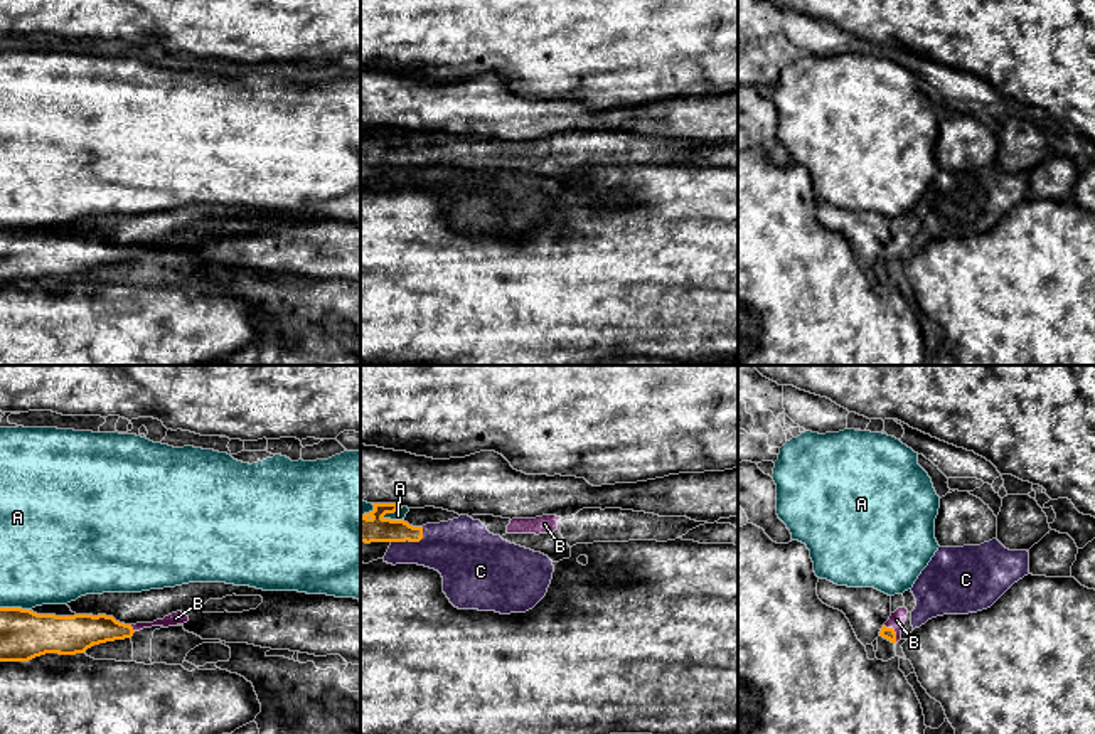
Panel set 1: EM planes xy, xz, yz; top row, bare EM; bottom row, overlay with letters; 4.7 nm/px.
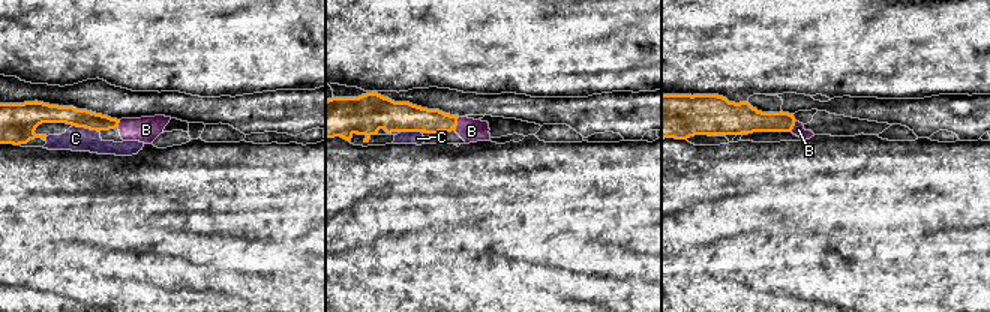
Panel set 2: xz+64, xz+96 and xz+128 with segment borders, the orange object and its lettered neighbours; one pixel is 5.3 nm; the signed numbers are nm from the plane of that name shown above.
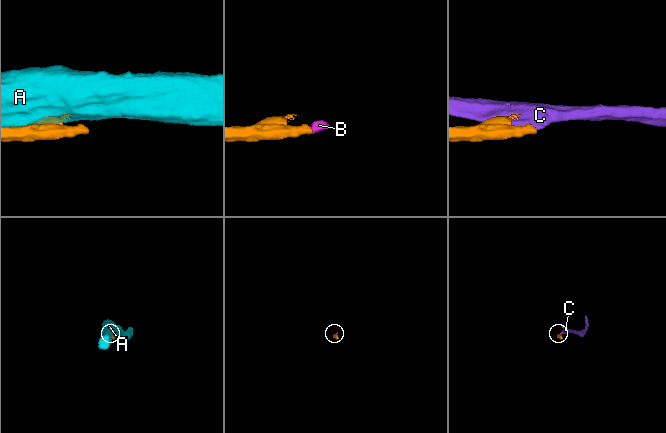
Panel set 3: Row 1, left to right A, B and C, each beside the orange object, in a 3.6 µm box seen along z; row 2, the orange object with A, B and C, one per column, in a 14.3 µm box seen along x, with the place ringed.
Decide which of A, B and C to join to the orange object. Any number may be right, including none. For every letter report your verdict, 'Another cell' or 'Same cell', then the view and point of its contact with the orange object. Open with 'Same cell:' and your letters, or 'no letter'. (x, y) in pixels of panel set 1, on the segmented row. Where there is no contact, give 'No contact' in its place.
Same cell: B
A: Another cell. Touches orange at xz (391, 512)
B: Same cell. Touches orange at yz (893, 632)
C: Another cell. Touches orange at xz (411, 541)

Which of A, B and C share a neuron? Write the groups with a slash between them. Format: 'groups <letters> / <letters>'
groups A / B / C

